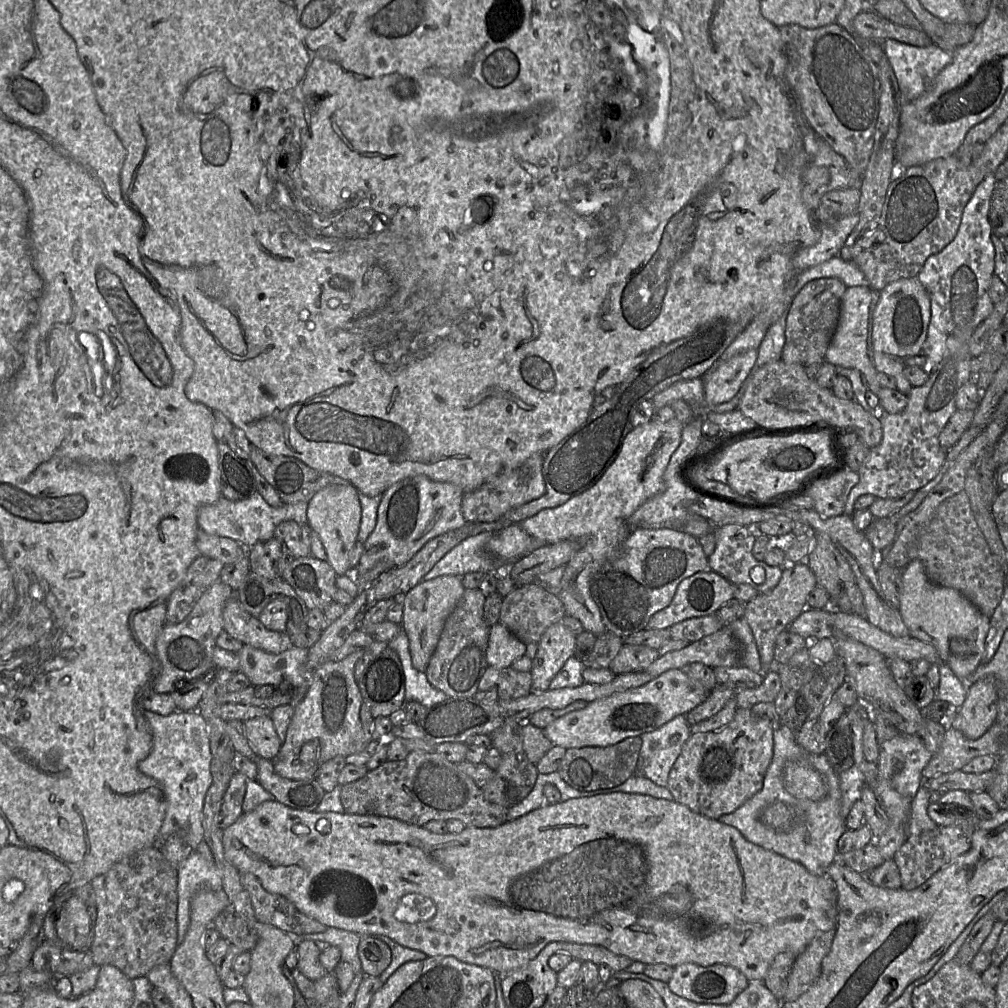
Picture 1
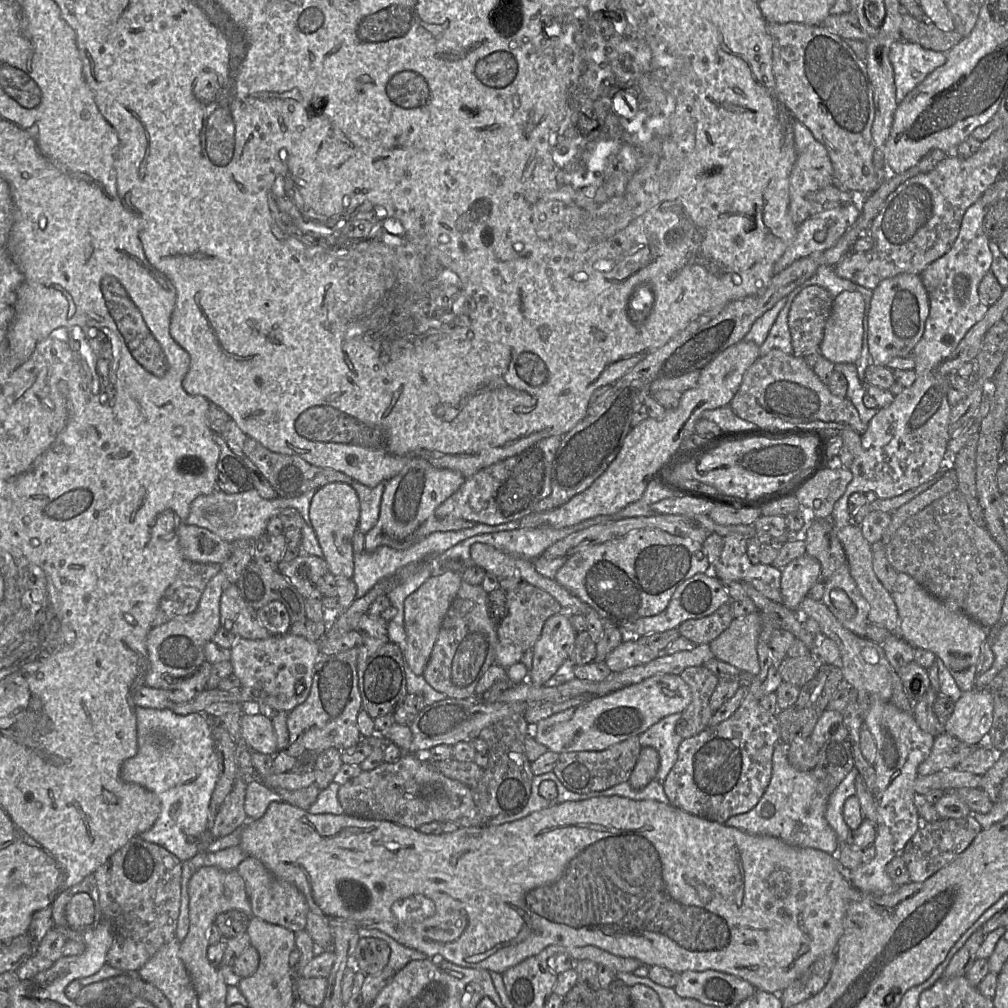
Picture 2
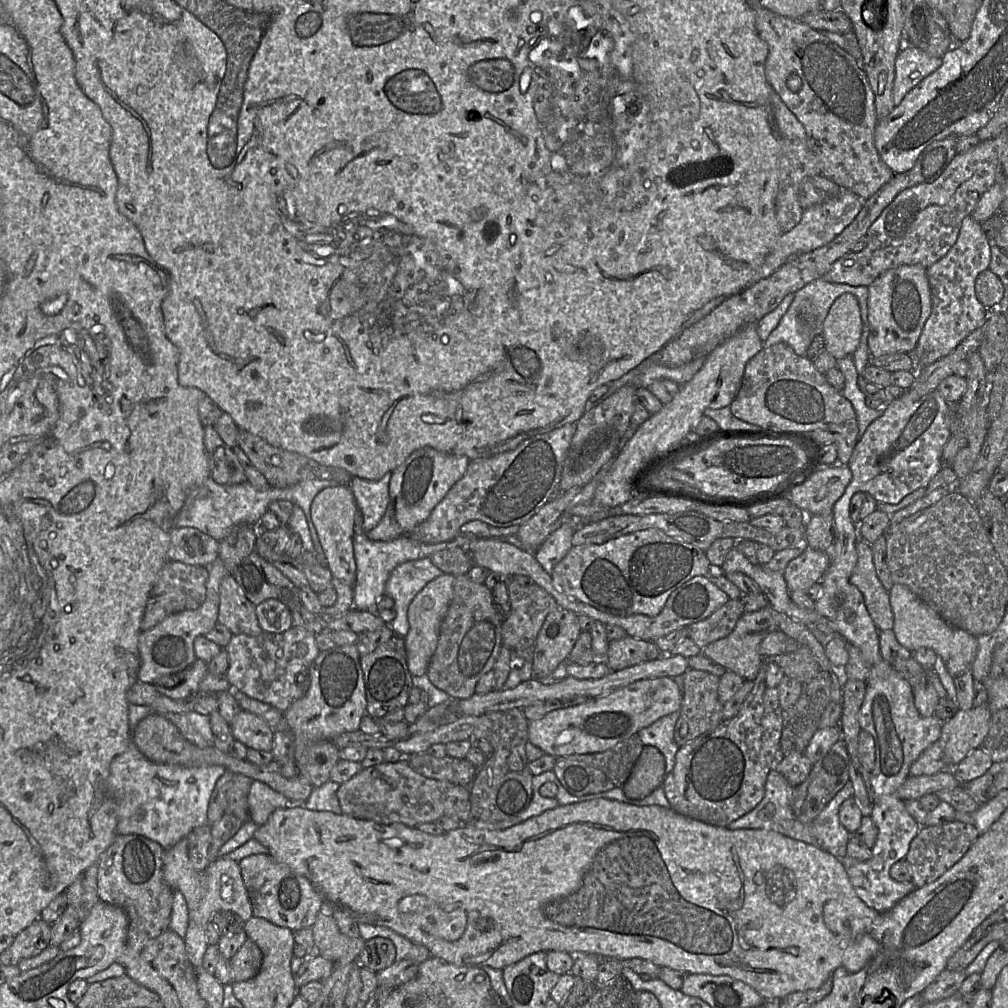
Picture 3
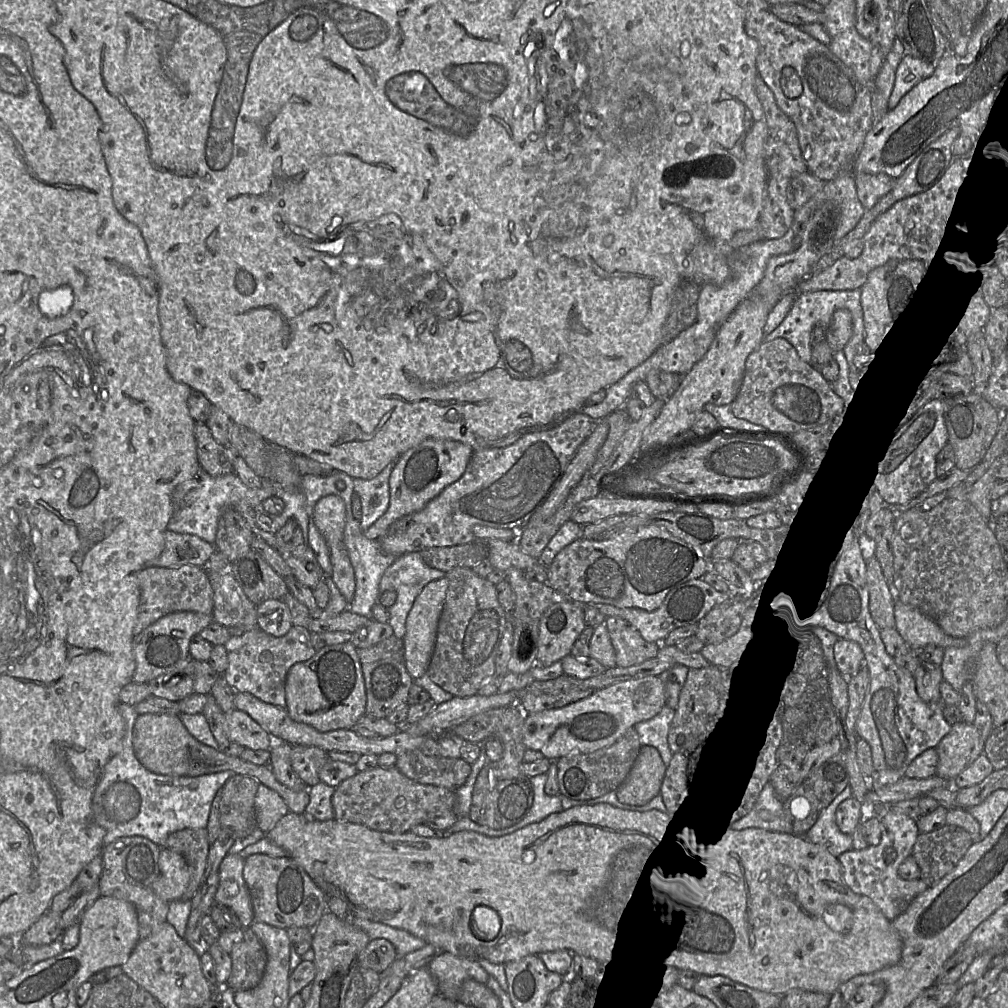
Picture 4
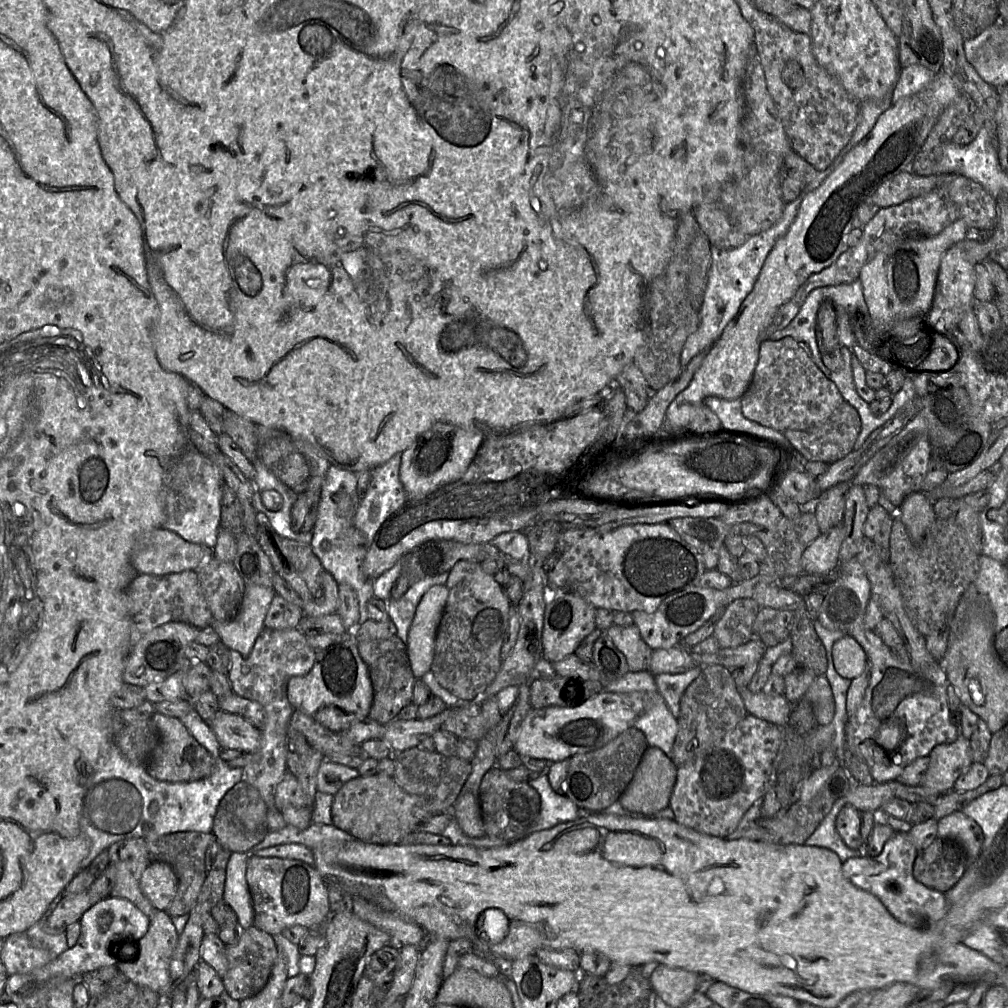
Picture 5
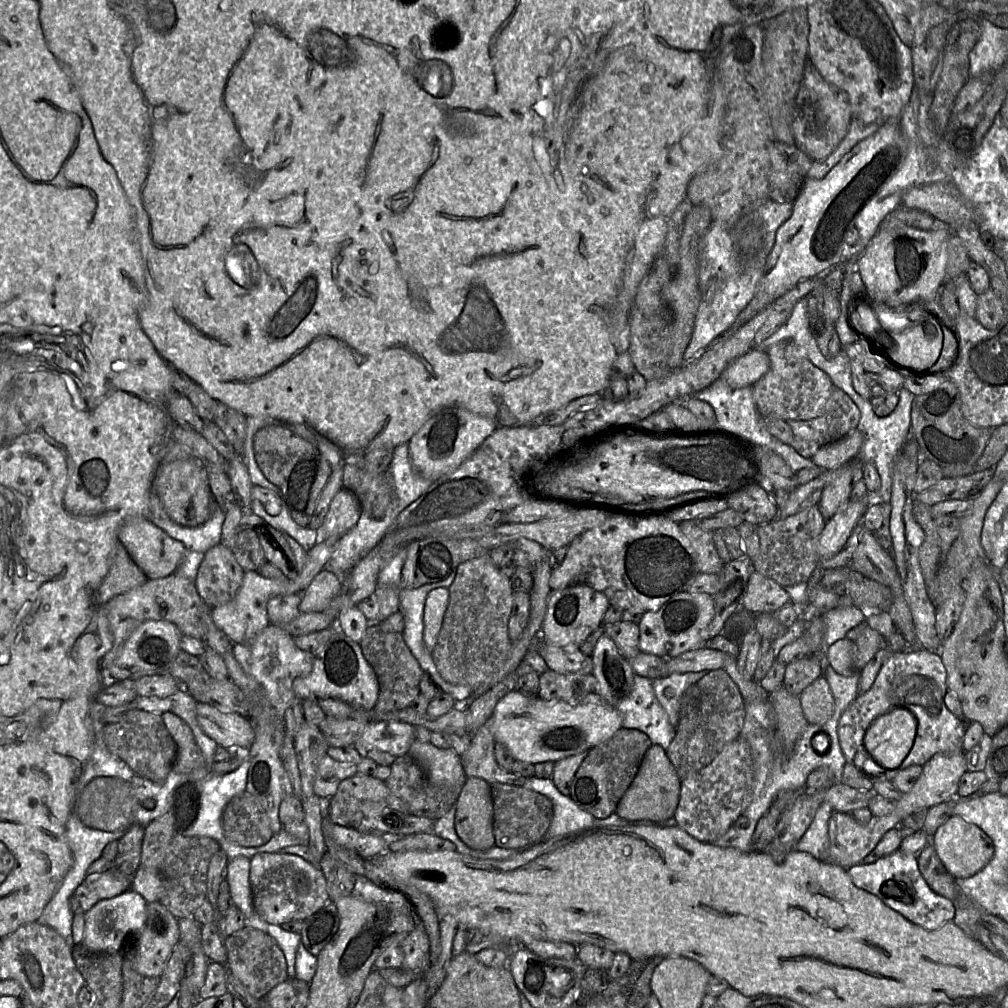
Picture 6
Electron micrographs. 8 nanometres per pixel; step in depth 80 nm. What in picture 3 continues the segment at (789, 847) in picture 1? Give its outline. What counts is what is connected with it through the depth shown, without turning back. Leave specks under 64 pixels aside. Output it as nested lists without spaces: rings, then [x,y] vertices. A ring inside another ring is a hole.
[[[774,766],[770,770],[765,784],[765,794],[760,803],[749,813],[741,816],[727,825],[730,830],[737,829],[763,829],[780,833],[787,837],[800,840],[807,844],[819,846],[816,837],[812,833],[812,823],[803,824],[795,816],[792,808],[794,788],[781,775]]]

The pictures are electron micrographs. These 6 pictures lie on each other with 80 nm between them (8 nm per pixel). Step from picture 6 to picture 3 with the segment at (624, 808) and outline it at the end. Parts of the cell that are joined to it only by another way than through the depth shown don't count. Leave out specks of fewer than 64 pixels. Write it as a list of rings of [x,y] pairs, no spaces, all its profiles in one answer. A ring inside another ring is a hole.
[[[644,745],[628,779],[622,786],[624,794],[633,800],[643,799],[662,786],[665,776],[663,754],[654,746]]]

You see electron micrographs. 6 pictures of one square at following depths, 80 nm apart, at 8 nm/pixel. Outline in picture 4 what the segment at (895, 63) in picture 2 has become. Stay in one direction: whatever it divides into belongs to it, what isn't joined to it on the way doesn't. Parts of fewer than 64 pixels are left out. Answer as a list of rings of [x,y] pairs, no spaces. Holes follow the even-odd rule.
[[[905,55],[897,67],[894,87],[888,101],[889,110],[895,108],[914,86],[931,77],[935,70],[934,65]]]

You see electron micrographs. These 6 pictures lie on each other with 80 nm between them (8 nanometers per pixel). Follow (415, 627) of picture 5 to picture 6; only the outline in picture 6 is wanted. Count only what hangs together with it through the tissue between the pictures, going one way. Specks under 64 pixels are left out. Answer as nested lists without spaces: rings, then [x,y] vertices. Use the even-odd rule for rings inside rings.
[[[447,588],[434,589],[427,595],[423,612],[423,639],[425,647],[430,652],[433,652],[436,645],[448,603],[449,590]]]

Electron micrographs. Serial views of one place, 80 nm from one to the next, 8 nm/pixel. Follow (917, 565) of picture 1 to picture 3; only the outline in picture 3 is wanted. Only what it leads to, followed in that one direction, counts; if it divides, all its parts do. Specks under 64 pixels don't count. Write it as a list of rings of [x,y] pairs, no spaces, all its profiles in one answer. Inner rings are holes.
[[[895,584],[889,594],[894,615],[893,631],[897,640],[911,651],[926,647],[933,649],[941,656],[956,686],[958,708],[971,709],[975,695],[972,666],[978,649],[977,637],[950,625],[931,606],[923,602],[903,584]]]

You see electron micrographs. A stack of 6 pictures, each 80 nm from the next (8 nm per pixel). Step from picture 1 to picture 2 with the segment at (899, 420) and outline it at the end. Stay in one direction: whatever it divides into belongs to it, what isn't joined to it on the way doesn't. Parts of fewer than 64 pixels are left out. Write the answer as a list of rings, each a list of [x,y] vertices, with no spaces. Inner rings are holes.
[[[981,197],[968,207],[952,247],[919,274],[928,294],[930,311],[924,334],[912,350],[916,380],[911,387],[895,396],[888,407],[879,409],[867,431],[861,435],[860,453],[849,468],[853,479],[836,502],[830,518],[836,528],[853,523],[848,508],[852,494],[874,494],[880,499],[902,495],[928,482],[945,468],[944,463],[952,457],[947,449],[951,438],[948,424],[953,408],[947,398],[950,377],[939,374],[938,366],[989,309],[978,291],[982,278],[991,270],[993,260],[990,239],[983,224],[987,210]]]

